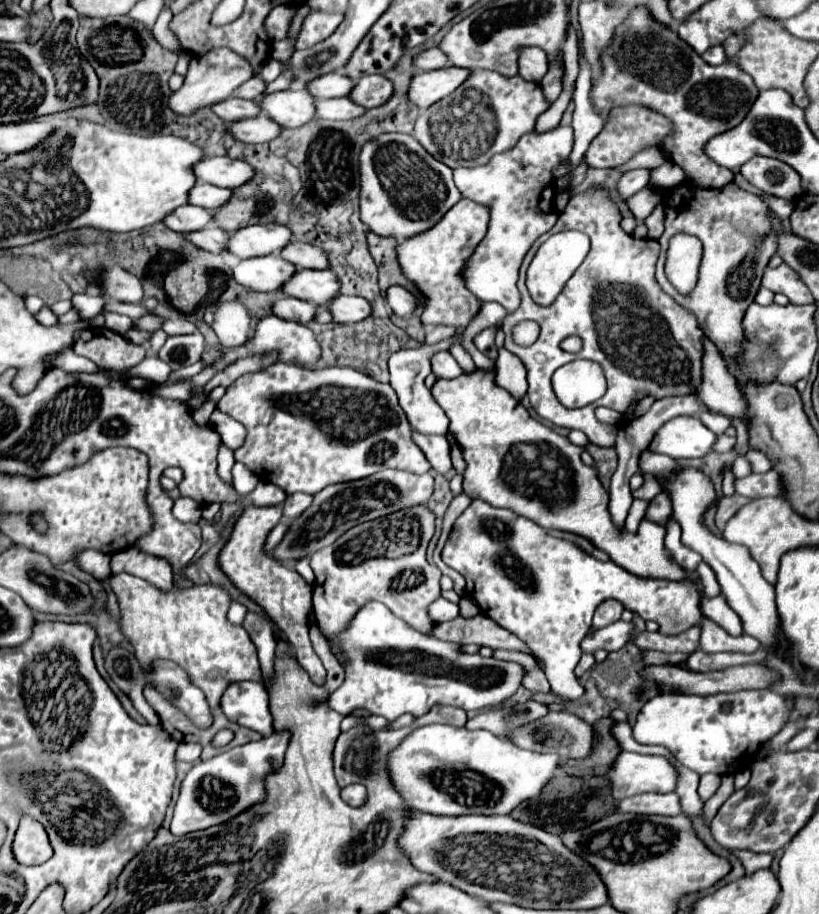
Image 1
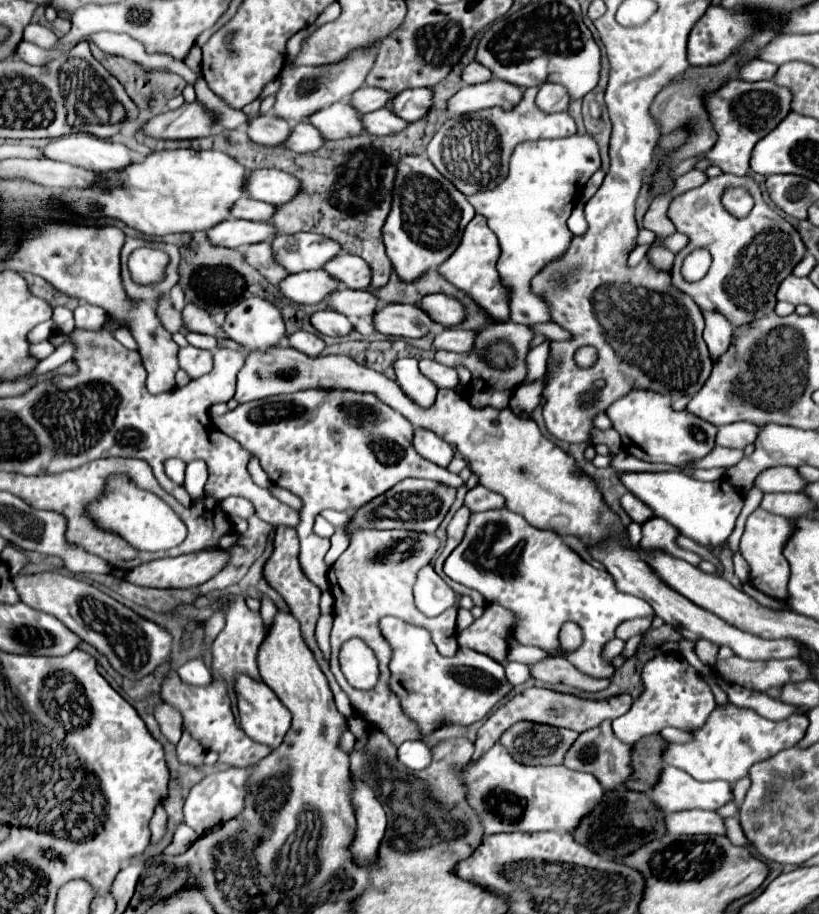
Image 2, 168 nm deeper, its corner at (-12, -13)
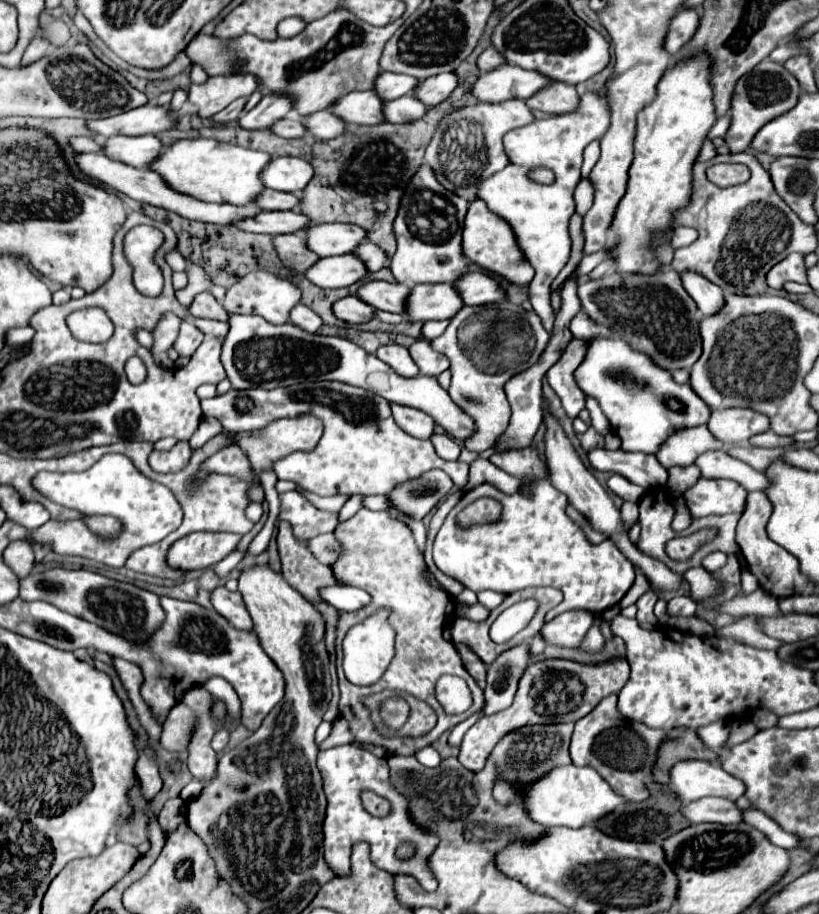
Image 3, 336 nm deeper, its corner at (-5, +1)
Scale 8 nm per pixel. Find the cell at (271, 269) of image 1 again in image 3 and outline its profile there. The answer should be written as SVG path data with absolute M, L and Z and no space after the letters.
M353 254L321 258L305 270L305 278L319 288L345 288L361 280L365 274L365 264Z

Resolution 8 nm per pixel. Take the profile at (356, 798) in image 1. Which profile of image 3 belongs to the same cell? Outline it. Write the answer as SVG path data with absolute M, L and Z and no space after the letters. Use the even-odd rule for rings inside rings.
M335 746L331 750L323 750L317 758L317 766L323 774L323 788L327 794L327 818L323 822L323 834L325 834L325 860L327 864L335 870L335 874L347 874L349 872L349 860L351 860L351 850L355 846L355 842L367 842L369 844L370 858L372 862L380 869L390 873L403 873L415 876L423 890L427 892L435 892L437 890L437 882L435 878L429 874L425 860L427 856L435 850L437 846L437 838L423 832L421 828L417 828L409 814L407 814L407 802L401 794L397 794L393 790L393 786L389 784L389 768L385 758L377 758L361 748L355 746ZM371 790L379 796L383 796L385 800L389 800L391 804L391 812L385 818L373 818L361 802L361 792ZM405 842L413 842L415 846L415 854L407 860L399 858L395 852L401 844Z

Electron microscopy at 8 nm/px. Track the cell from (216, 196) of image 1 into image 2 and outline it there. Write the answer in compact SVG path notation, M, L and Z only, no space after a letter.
M242 198L242 200L238 200L238 204L234 204L230 216L254 220L254 222L268 222L276 214L276 210L278 210L278 206L274 206L274 204L258 202L252 198Z

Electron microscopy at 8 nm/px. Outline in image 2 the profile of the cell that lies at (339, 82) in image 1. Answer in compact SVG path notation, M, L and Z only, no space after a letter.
M362 86L352 94L354 108L358 108L358 112L362 112L362 114L390 106L392 98L394 98L392 92L382 90L382 88L374 88L374 86Z

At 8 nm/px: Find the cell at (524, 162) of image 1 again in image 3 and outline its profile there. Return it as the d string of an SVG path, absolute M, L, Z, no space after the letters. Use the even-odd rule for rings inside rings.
M587 92L579 102L577 110L573 110L571 114L535 120L529 126L507 132L503 136L503 146L509 156L509 166L483 180L477 190L477 198L483 200L491 212L499 214L505 222L509 222L519 242L519 250L523 250L523 258L527 258L527 262L531 262L531 268L535 270L535 278L527 284L527 296L533 310L543 320L547 332L551 332L555 320L549 304L551 282L567 264L571 250L571 238L567 238L567 224L569 216L575 212L573 190L581 180L583 150L589 142L601 138L607 126L609 110L605 96ZM535 166L549 168L555 174L555 182L535 182L529 176Z

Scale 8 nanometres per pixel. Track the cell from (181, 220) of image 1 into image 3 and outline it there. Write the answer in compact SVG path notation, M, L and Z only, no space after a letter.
M285 210L285 212L259 212L255 218L243 218L243 222L235 222L235 228L275 236L275 234L299 232L307 224L309 224L309 218L305 218L303 214Z

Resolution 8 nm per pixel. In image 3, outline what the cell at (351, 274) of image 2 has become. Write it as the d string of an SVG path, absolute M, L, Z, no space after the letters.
M365 242L363 246L359 246L359 250L353 250L353 254L357 258L363 258L365 266L369 268L369 272L377 272L383 266L387 266L387 262L389 262L385 252L381 248L377 248L373 242Z

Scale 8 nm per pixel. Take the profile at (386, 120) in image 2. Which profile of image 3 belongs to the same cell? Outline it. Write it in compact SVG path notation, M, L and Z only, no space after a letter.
M409 94L403 98L383 102L385 122L411 122L421 118L425 112L427 112L427 106Z

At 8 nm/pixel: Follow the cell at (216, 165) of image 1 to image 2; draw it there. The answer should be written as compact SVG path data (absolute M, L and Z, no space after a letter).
M254 170L250 172L248 196L268 204L281 206L290 202L300 192L300 180L282 170Z

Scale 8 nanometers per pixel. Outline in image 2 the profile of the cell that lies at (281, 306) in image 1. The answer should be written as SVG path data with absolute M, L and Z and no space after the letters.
M322 310L312 314L312 324L326 336L348 336L350 332L354 332L352 322L336 310Z

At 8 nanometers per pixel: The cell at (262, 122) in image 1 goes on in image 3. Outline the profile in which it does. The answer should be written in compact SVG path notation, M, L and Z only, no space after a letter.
M329 110L309 114L307 118L303 118L303 126L307 126L307 130L319 140L331 140L331 138L343 134L343 130L345 130L345 122L341 118L337 118L335 114L331 114Z

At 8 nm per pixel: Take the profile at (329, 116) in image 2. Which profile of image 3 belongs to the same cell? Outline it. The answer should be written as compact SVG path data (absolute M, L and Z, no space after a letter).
M351 92L339 98L335 106L331 106L331 112L339 114L347 124L381 124L383 100L375 92Z

